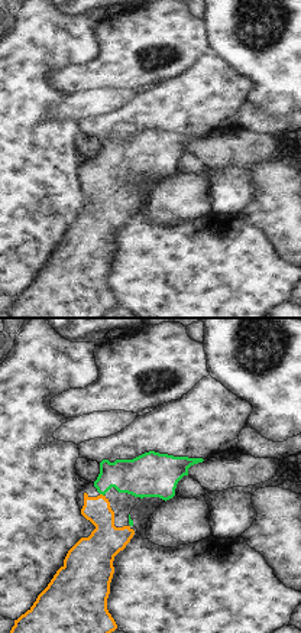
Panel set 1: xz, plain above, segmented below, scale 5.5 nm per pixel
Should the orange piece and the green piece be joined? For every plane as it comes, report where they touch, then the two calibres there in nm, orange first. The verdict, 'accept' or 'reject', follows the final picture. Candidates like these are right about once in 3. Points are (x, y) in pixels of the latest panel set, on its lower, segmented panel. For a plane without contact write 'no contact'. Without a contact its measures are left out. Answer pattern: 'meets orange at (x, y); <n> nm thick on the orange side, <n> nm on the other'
meets orange at (102, 494); 180 nm thick on the orange side, 220 nm on the other

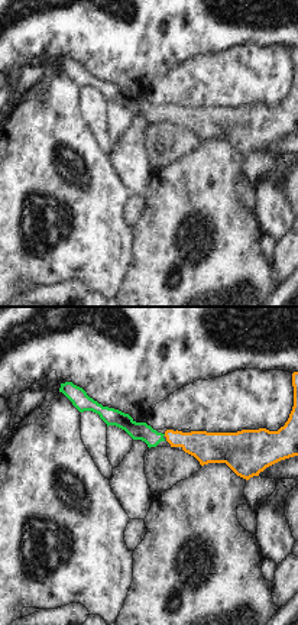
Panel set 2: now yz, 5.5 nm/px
no contact

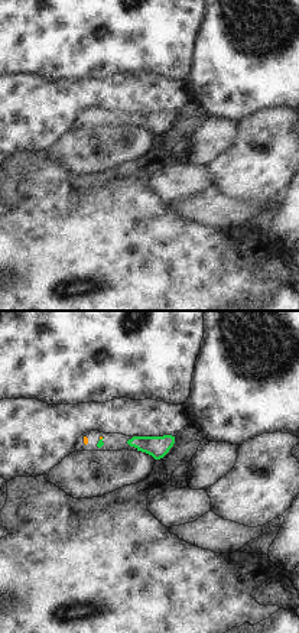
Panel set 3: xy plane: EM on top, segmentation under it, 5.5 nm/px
no contact

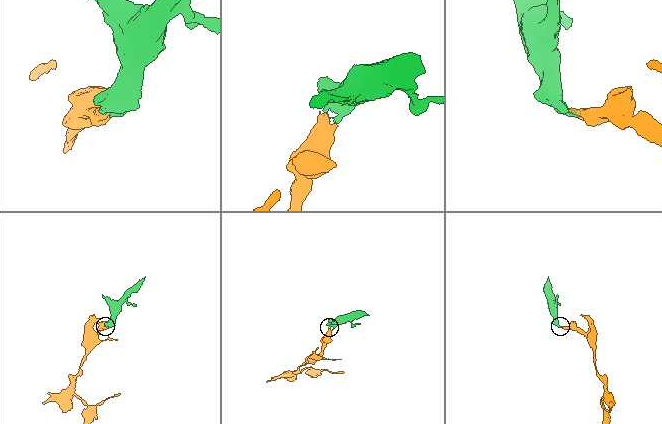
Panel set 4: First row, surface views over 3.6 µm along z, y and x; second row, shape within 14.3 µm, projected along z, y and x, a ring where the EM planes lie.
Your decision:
accept

